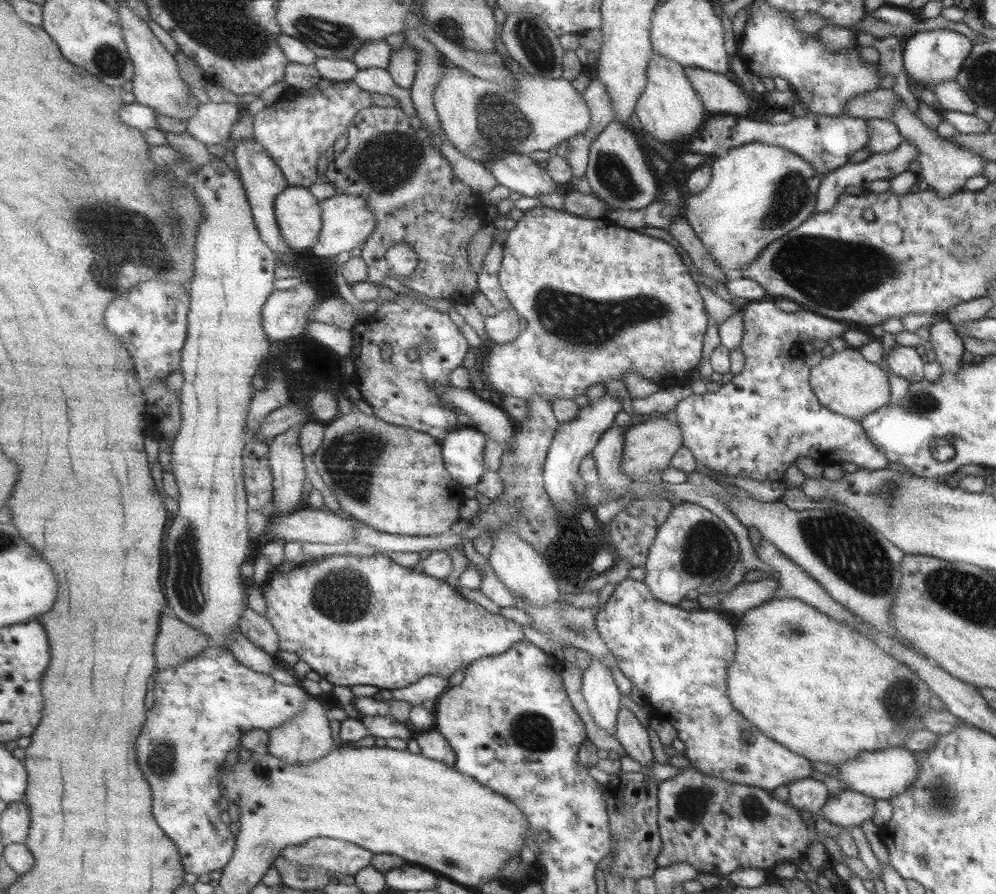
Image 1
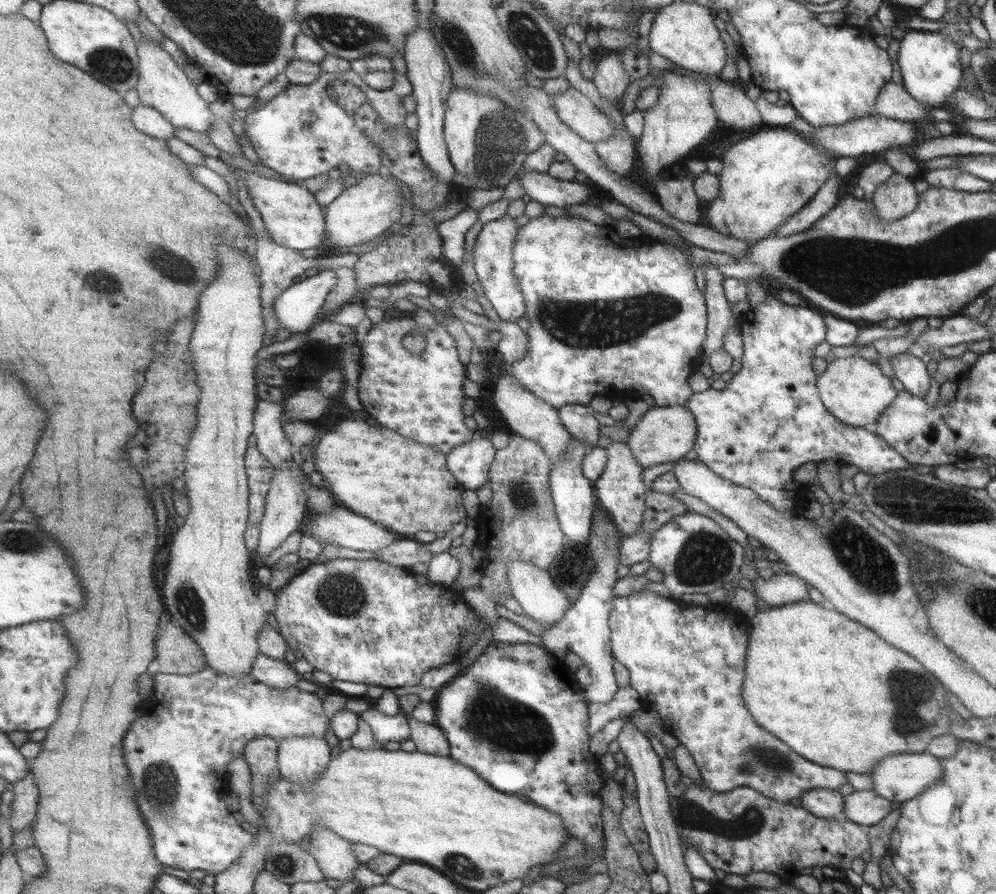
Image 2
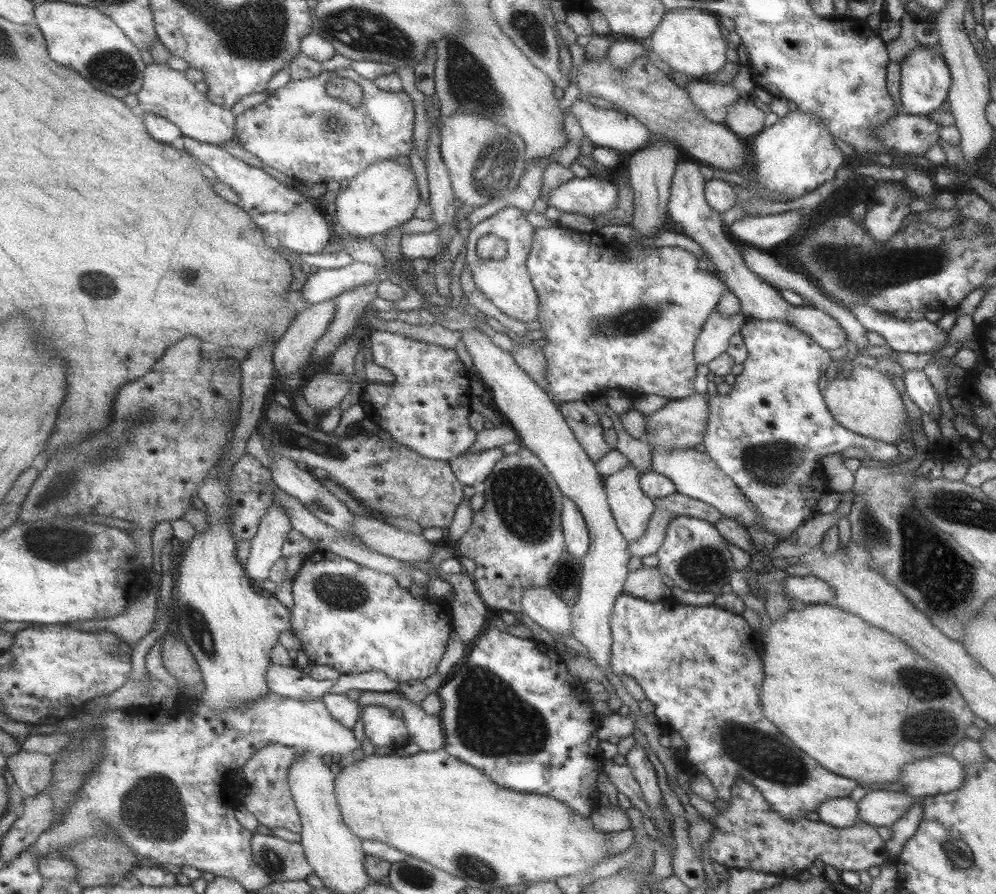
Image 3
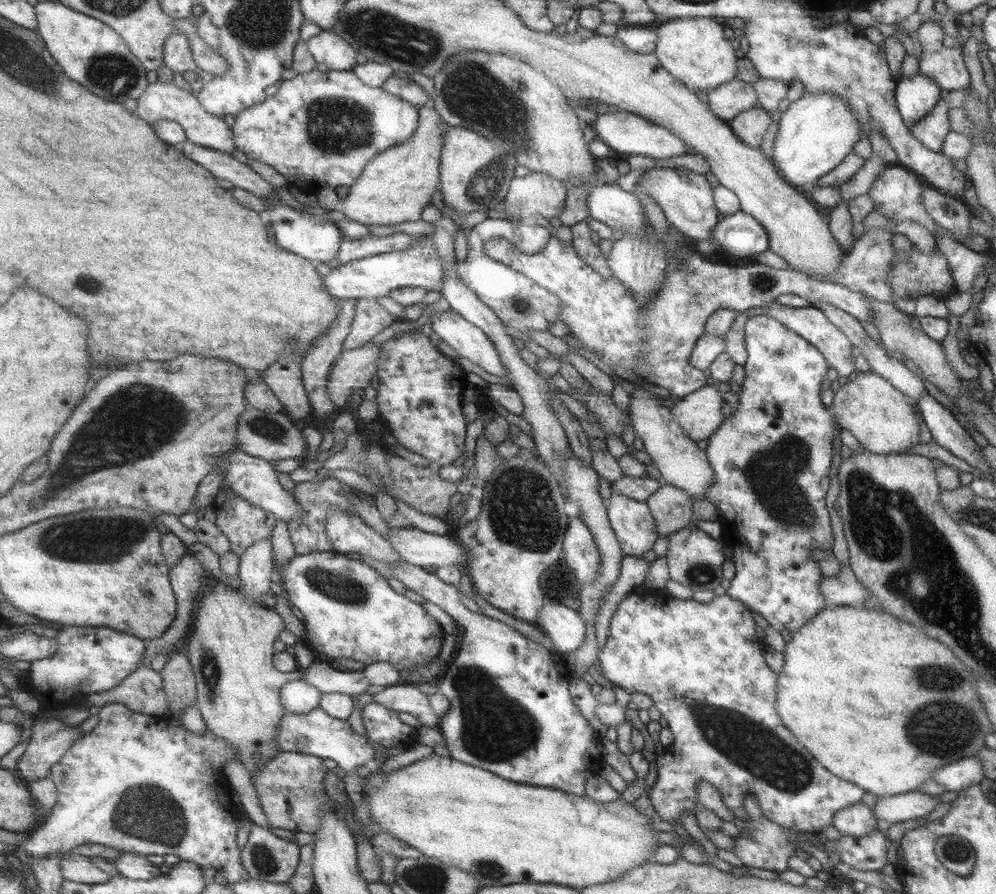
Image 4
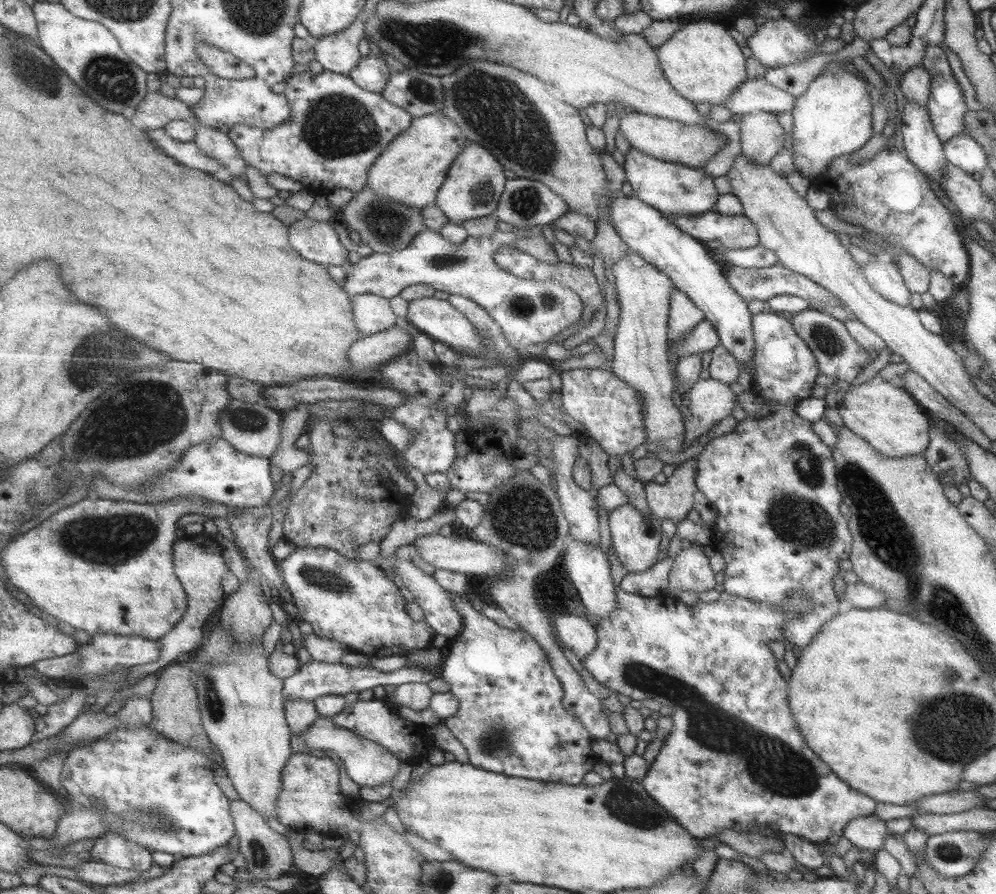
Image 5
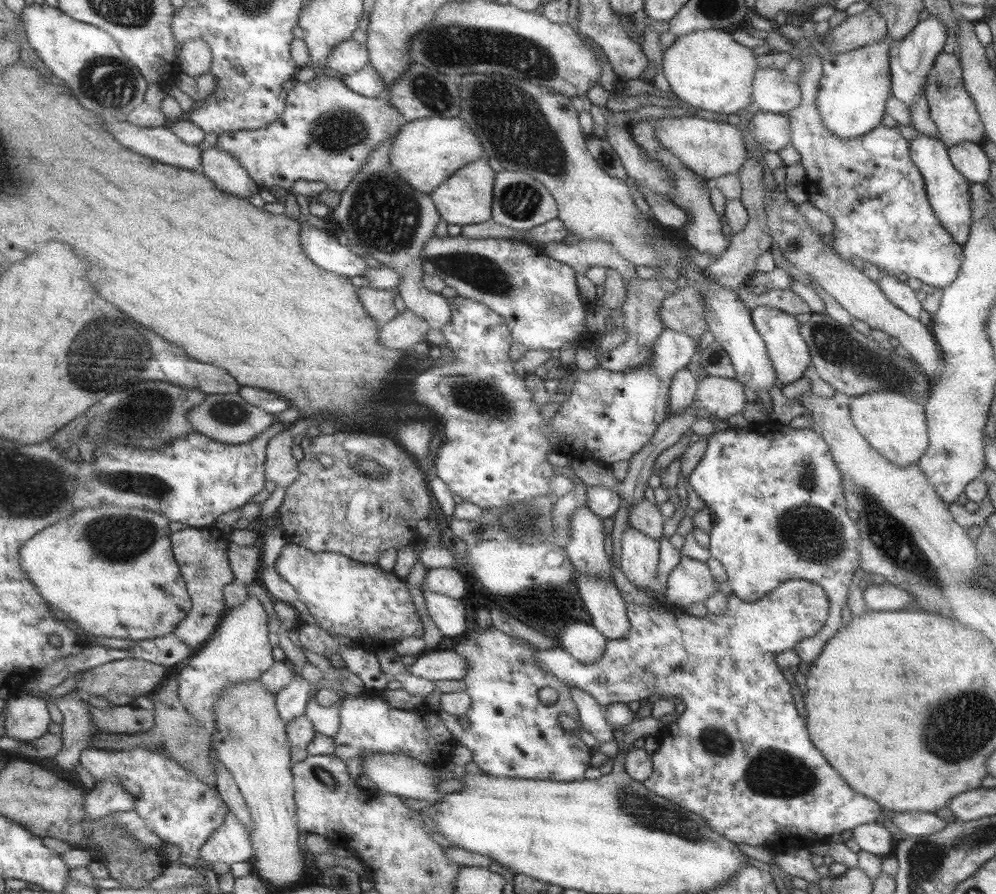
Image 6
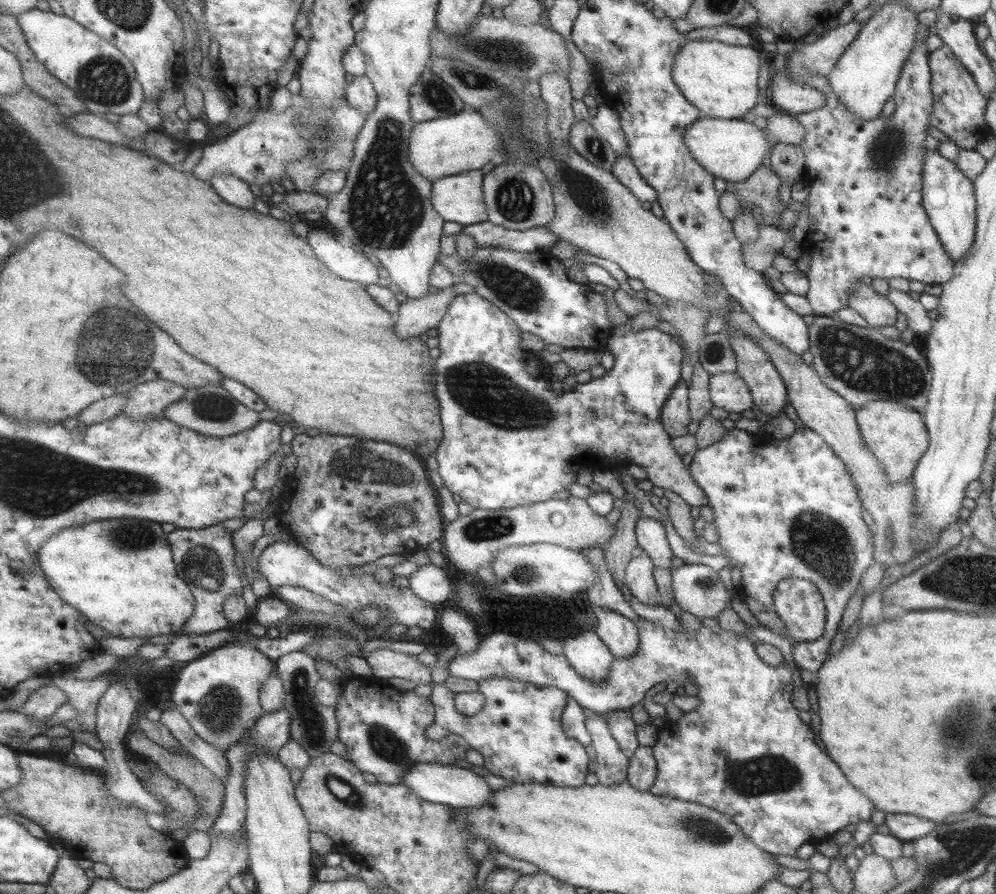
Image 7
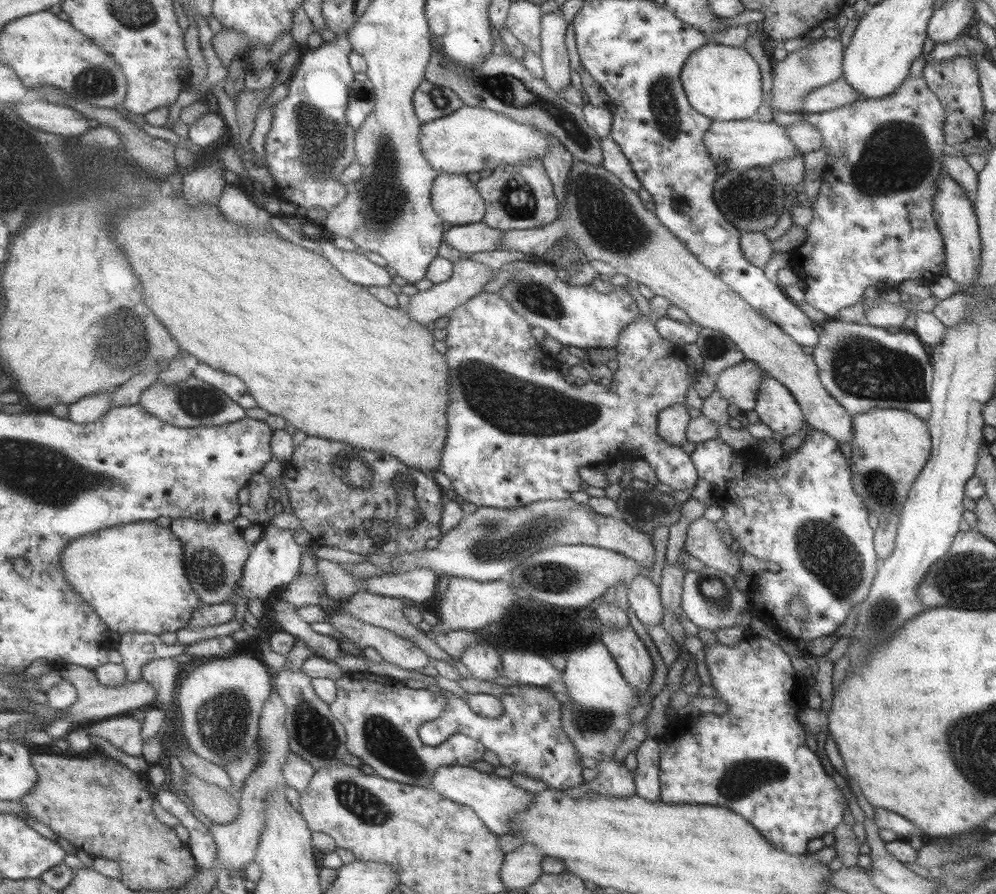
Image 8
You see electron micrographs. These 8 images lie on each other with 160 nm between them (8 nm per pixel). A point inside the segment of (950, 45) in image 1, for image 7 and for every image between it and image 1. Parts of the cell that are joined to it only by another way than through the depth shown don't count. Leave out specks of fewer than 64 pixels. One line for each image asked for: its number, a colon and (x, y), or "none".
2: (929, 64)
3: (924, 78)
4: (915, 96)
5: (922, 146)
6: (948, 194)
7: (948, 198)

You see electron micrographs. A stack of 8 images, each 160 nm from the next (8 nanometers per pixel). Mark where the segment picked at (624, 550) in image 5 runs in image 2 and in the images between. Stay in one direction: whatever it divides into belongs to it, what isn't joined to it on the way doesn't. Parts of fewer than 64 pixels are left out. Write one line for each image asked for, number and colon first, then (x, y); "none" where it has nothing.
2: (619, 489)
3: (631, 508)
4: (631, 522)

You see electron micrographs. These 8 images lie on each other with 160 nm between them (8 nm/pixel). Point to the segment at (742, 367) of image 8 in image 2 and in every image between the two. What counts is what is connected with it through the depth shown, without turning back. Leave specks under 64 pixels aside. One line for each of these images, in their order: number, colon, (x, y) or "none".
2: (663, 433)
3: (681, 423)
4: (698, 413)
5: (708, 401)
6: (722, 397)
7: (727, 391)

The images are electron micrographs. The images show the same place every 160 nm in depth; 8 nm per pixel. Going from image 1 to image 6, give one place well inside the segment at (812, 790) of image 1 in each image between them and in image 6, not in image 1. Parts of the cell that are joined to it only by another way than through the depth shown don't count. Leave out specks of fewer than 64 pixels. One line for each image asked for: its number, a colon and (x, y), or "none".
2: (824, 803)
3: (840, 812)
4: (857, 820)
5: (868, 832)
6: (872, 837)

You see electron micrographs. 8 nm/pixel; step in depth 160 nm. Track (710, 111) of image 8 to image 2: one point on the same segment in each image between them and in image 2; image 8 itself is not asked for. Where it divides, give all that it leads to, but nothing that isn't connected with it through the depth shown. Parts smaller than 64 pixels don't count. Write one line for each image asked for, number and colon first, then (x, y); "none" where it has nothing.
2: (683, 33)
3: (688, 41)
4: (694, 51)
5: (702, 63)
6: (706, 69)
7: (720, 80)

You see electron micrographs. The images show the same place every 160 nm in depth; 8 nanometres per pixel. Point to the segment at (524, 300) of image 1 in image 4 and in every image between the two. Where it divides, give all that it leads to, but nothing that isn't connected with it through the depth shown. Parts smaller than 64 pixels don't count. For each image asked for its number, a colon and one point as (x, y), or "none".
2: (606, 315)
3: (624, 323)
4: (654, 341)

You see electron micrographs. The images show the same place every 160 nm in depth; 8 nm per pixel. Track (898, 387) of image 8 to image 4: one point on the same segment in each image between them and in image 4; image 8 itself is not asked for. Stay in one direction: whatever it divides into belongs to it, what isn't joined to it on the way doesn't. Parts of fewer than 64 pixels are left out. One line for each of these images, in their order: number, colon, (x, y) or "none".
4: (809, 323)
5: (838, 355)
6: (853, 364)
7: (859, 364)

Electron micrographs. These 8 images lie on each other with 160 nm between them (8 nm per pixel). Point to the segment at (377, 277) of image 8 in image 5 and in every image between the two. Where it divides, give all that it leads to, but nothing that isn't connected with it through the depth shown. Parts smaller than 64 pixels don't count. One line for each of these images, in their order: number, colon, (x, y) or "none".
5: (317, 241)
6: (325, 250)
7: (346, 261)

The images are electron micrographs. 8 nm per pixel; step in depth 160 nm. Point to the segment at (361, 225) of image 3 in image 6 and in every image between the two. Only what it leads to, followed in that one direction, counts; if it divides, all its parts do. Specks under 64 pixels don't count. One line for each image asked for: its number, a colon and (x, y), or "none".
4: (397, 185)
5: (411, 171)
6: (427, 151)

